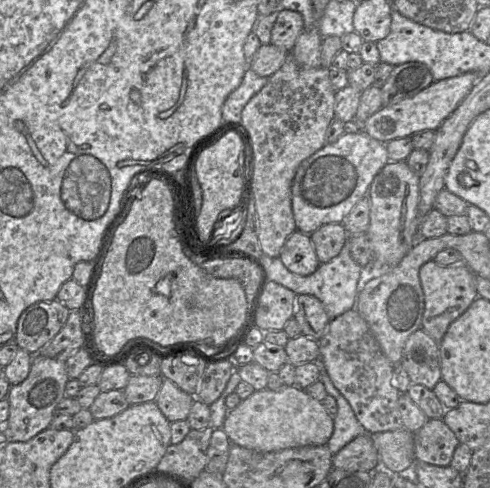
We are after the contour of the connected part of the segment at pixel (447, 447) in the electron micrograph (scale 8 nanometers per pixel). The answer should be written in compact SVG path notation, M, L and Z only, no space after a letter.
M427 419L425 424L413 433L415 460L437 466L449 466L455 448L460 444L443 419Z

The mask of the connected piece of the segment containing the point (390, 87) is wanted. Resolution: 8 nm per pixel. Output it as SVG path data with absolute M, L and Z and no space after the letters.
M406 62L394 67L381 88L382 106L410 98L434 82L428 67L421 62Z

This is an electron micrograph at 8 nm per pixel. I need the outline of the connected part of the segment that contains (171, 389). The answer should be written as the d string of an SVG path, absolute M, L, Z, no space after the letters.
M163 378L155 399L157 406L170 423L186 420L194 401L195 396L184 392L167 378Z

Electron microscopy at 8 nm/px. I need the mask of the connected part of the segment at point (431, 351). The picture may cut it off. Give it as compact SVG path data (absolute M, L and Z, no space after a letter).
M423 329L416 330L407 338L401 363L414 384L433 390L441 380L439 342Z

